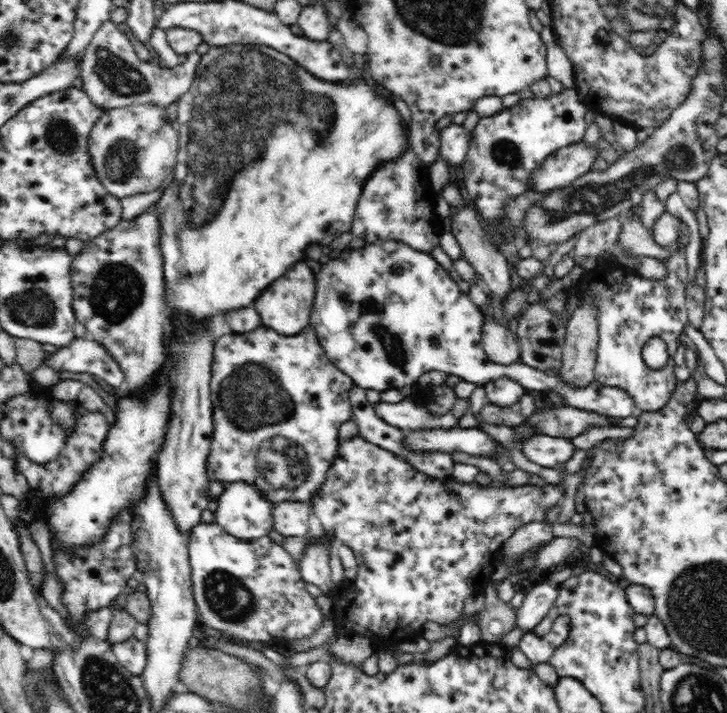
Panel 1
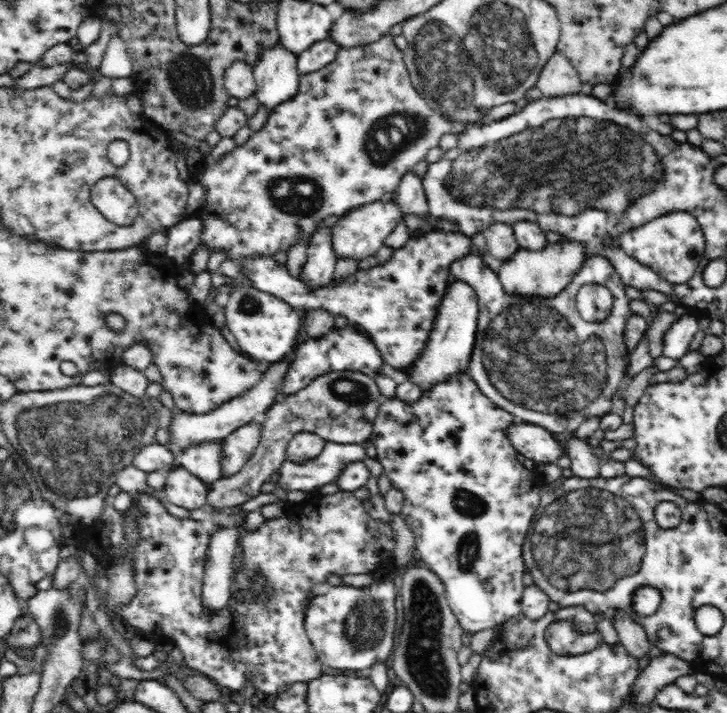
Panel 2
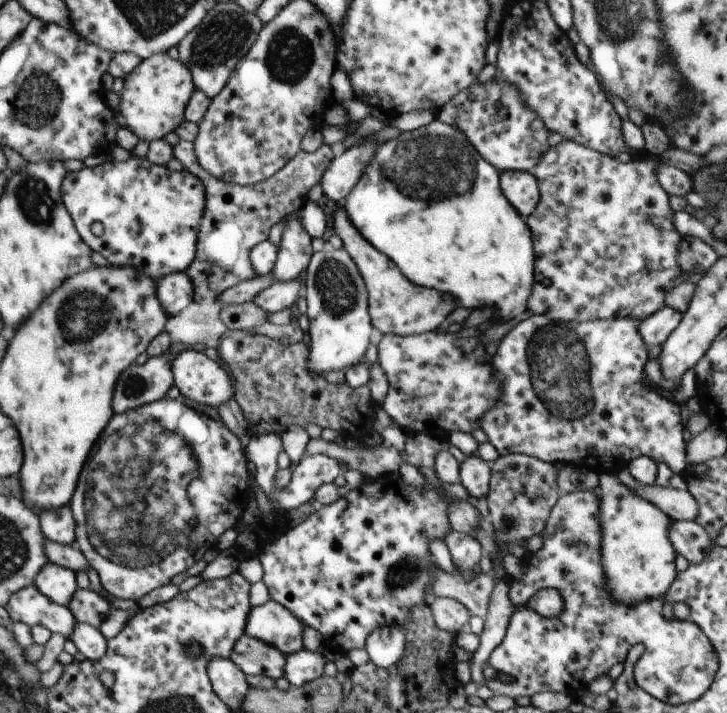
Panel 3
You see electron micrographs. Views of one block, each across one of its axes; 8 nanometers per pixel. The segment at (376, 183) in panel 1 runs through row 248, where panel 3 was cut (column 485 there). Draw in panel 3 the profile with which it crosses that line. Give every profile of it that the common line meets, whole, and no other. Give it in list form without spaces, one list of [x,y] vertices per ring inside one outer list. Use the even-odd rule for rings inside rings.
[[[530,316],[522,324],[518,324],[510,330],[501,340],[501,344],[496,354],[492,357],[491,363],[495,370],[495,377],[499,378],[502,383],[503,393],[501,399],[491,408],[481,420],[481,429],[486,433],[489,442],[496,448],[500,455],[504,456],[510,453],[522,453],[531,457],[539,458],[544,462],[550,462],[554,465],[575,465],[582,464],[594,455],[596,460],[612,460],[620,458],[623,466],[628,466],[631,460],[639,456],[646,455],[652,457],[657,462],[664,462],[673,474],[681,474],[687,465],[685,457],[684,428],[682,425],[682,416],[680,407],[676,401],[661,395],[656,389],[653,389],[653,383],[646,376],[644,365],[650,360],[649,347],[644,342],[642,335],[639,333],[639,326],[642,321],[637,318],[607,318],[598,319],[597,321],[582,322],[556,322],[546,316]]]

